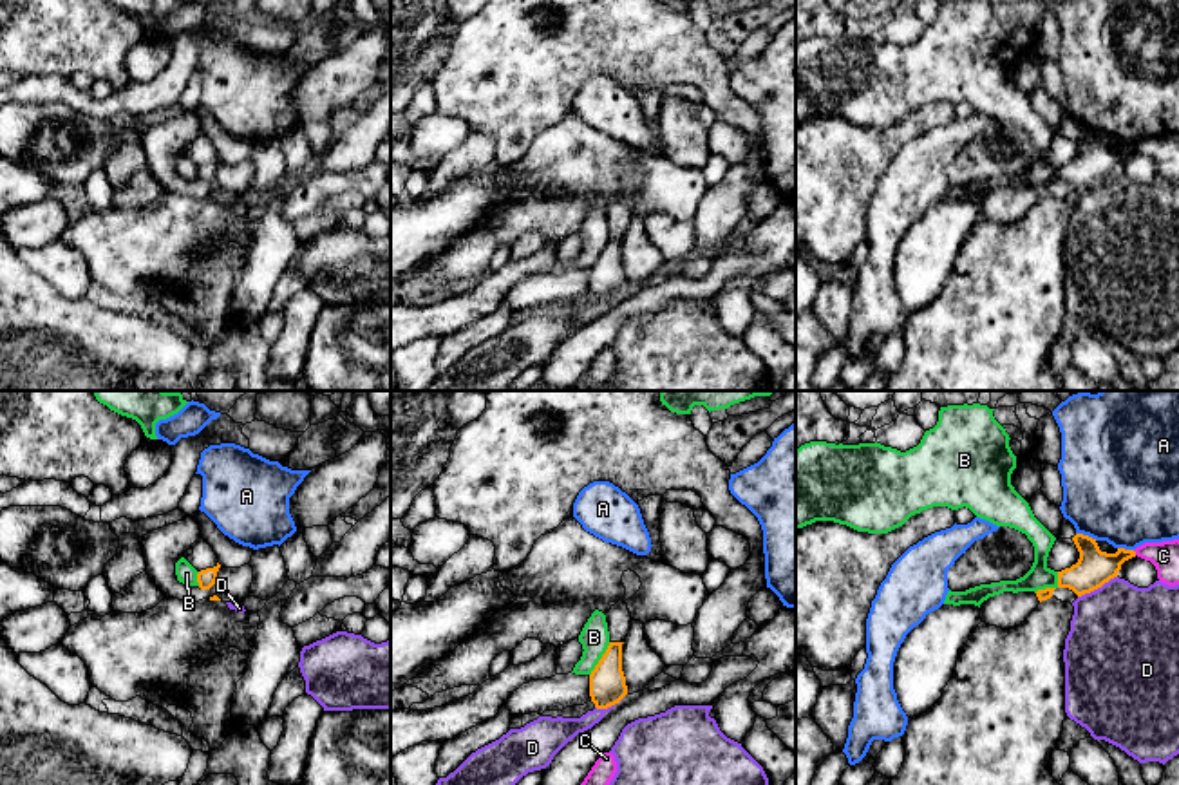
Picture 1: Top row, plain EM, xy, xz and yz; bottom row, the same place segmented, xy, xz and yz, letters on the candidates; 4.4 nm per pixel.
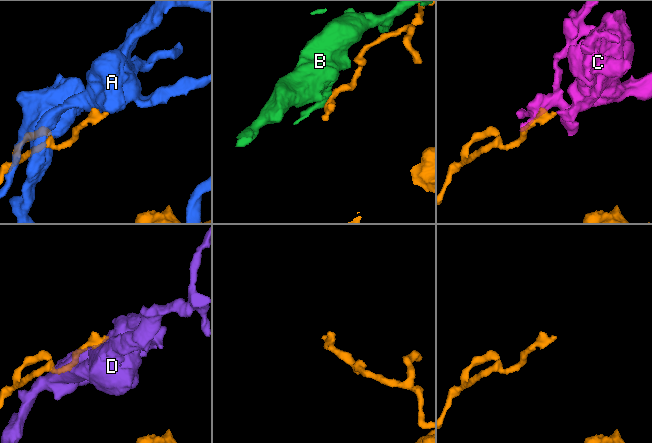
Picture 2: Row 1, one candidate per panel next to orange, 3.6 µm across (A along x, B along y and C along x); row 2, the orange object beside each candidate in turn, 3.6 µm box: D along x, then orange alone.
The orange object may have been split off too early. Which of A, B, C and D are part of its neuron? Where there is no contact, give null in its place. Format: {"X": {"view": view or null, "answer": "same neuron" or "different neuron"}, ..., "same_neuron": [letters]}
{"A": {"view": "yz", "answer": "different neuron"}, "B": {"view": "xz", "answer": "different neuron"}, "C": {"view": "yz", "answer": "different neuron"}, "D": {"view": "yz", "answer": "different neuron"}, "same_neuron": []}

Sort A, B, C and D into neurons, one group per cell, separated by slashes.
A / B / C / D

